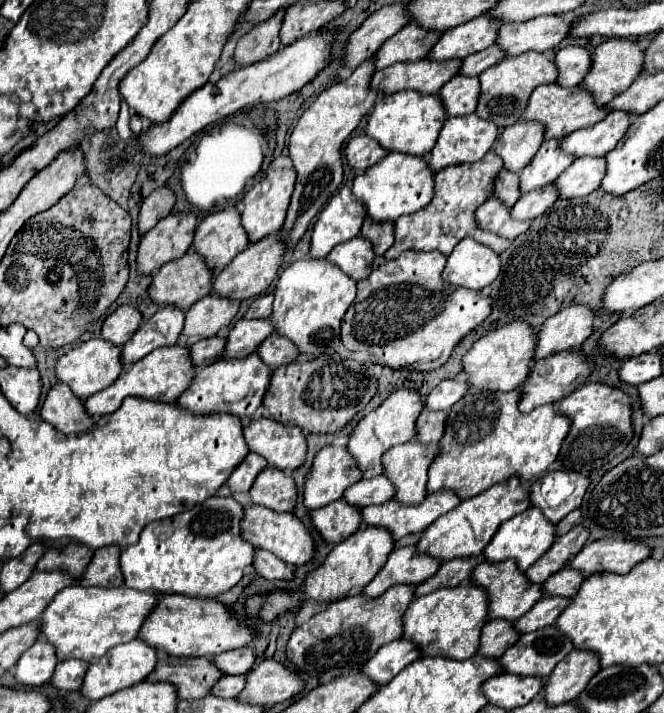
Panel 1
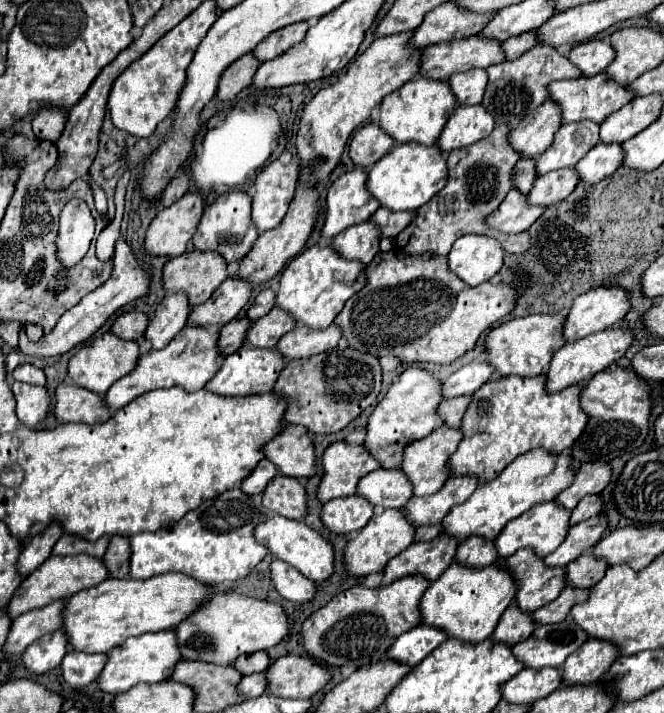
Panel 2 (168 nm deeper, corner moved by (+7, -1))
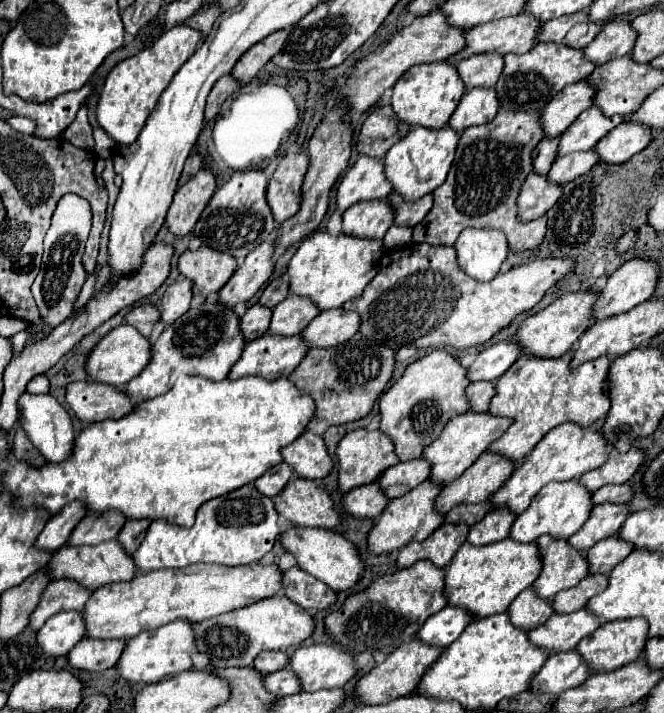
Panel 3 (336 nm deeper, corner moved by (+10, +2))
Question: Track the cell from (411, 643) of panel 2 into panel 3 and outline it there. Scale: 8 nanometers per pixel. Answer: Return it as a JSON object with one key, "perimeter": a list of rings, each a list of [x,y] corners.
{"perimeter":[[[446,606],[438,614],[432,614],[416,632],[414,638],[430,646],[448,646],[460,636],[460,632],[470,622],[472,616],[468,612],[462,612],[462,608]]]}

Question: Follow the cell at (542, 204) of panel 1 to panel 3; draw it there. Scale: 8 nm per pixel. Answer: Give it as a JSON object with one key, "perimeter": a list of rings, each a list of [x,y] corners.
{"perimeter":[[[594,150],[576,152],[576,154],[568,154],[568,156],[556,158],[554,164],[552,164],[552,168],[550,168],[548,182],[564,186],[566,182],[572,182],[578,176],[586,174],[596,162],[598,162],[598,156],[596,156]]]}

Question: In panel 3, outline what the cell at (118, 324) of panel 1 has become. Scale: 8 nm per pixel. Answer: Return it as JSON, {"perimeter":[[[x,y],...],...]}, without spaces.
{"perimeter":[[[142,304],[142,306],[136,306],[134,310],[130,310],[124,320],[126,320],[126,324],[134,326],[142,336],[148,338],[152,332],[152,326],[160,320],[160,312],[152,304]]]}

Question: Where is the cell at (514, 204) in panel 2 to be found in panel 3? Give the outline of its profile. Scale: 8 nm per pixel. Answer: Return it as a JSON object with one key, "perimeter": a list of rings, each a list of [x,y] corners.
{"perimeter":[[[528,174],[518,192],[518,220],[530,222],[544,216],[562,196],[562,186],[548,184],[546,176]]]}

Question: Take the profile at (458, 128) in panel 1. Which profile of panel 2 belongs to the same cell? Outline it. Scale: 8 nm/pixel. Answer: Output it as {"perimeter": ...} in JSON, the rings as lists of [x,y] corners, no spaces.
{"perimeter":[[[461,105],[449,117],[437,145],[443,151],[473,145],[493,131],[493,117],[483,105]]]}

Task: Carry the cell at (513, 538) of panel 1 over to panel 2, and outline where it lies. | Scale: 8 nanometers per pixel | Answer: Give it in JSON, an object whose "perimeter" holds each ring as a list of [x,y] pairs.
{"perimeter":[[[547,501],[547,503],[539,503],[535,507],[531,507],[531,511],[523,513],[519,519],[513,519],[501,533],[499,533],[499,539],[495,539],[495,545],[497,545],[497,551],[499,551],[499,557],[507,559],[511,557],[517,549],[523,549],[523,547],[533,547],[537,555],[541,557],[547,557],[549,553],[553,553],[561,543],[563,539],[567,537],[567,531],[571,527],[571,511],[567,511],[563,505],[559,505],[557,501]]]}

